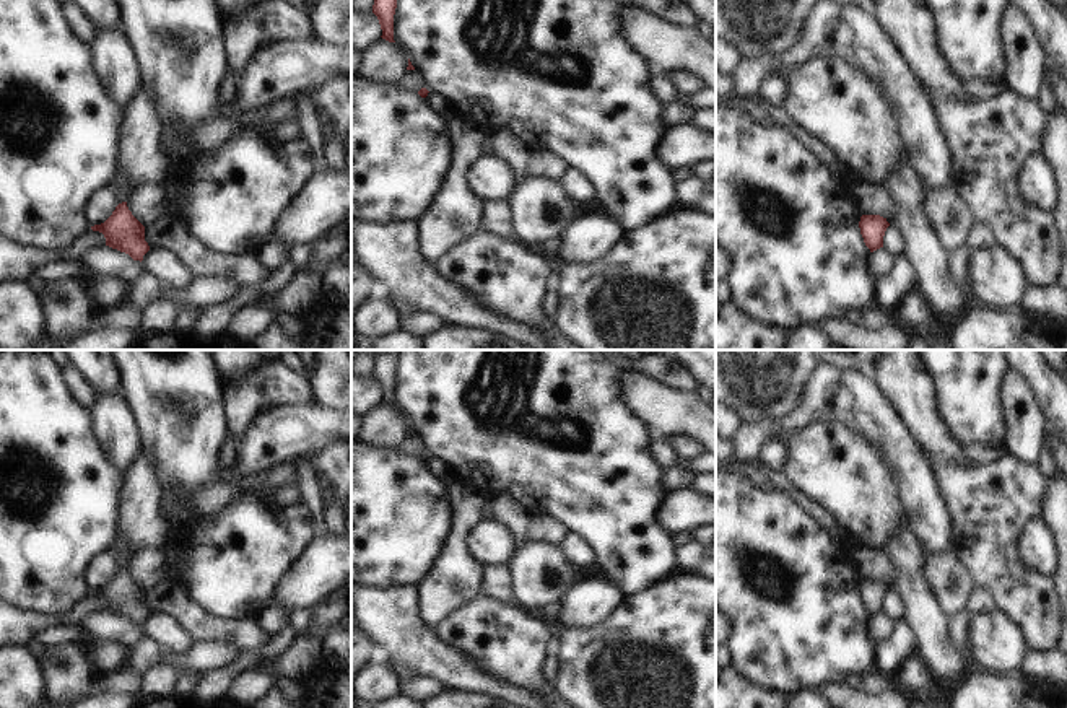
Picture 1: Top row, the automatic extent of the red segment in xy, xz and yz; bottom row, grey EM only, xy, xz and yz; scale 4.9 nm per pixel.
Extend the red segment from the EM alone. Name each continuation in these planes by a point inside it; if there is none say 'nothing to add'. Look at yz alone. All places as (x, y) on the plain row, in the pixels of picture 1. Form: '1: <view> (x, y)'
nothing to add

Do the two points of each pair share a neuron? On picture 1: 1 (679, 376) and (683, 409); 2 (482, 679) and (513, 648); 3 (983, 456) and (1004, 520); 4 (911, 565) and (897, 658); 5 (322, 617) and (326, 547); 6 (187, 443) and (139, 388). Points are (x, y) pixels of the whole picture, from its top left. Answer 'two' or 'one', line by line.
1: two
2: two
3: two
4: two
5: two
6: one

